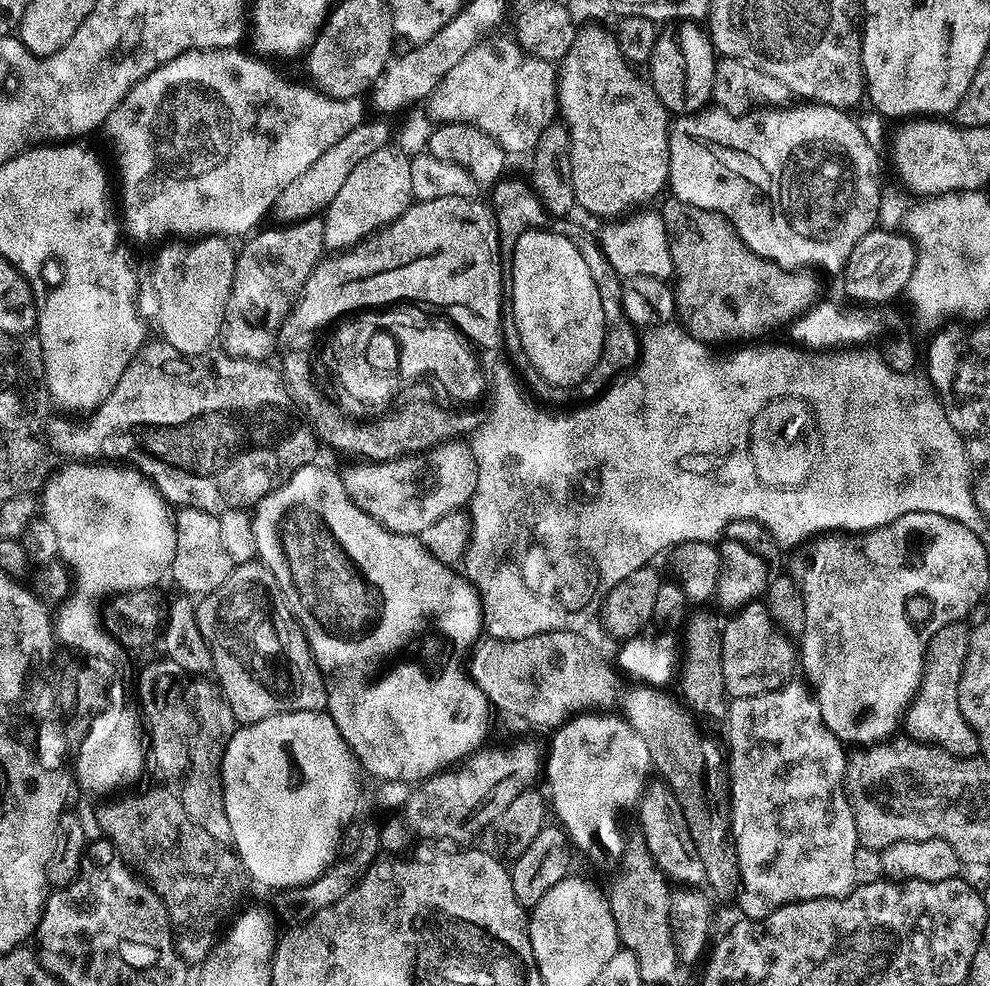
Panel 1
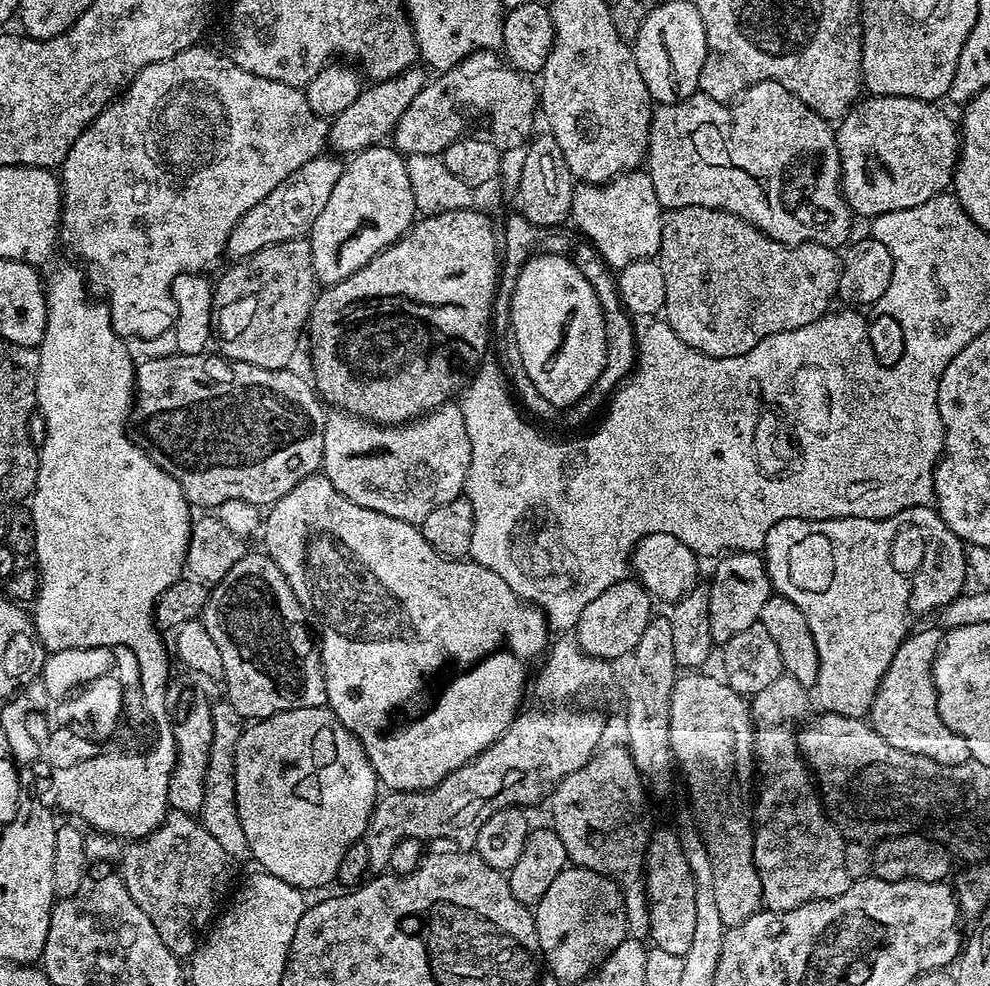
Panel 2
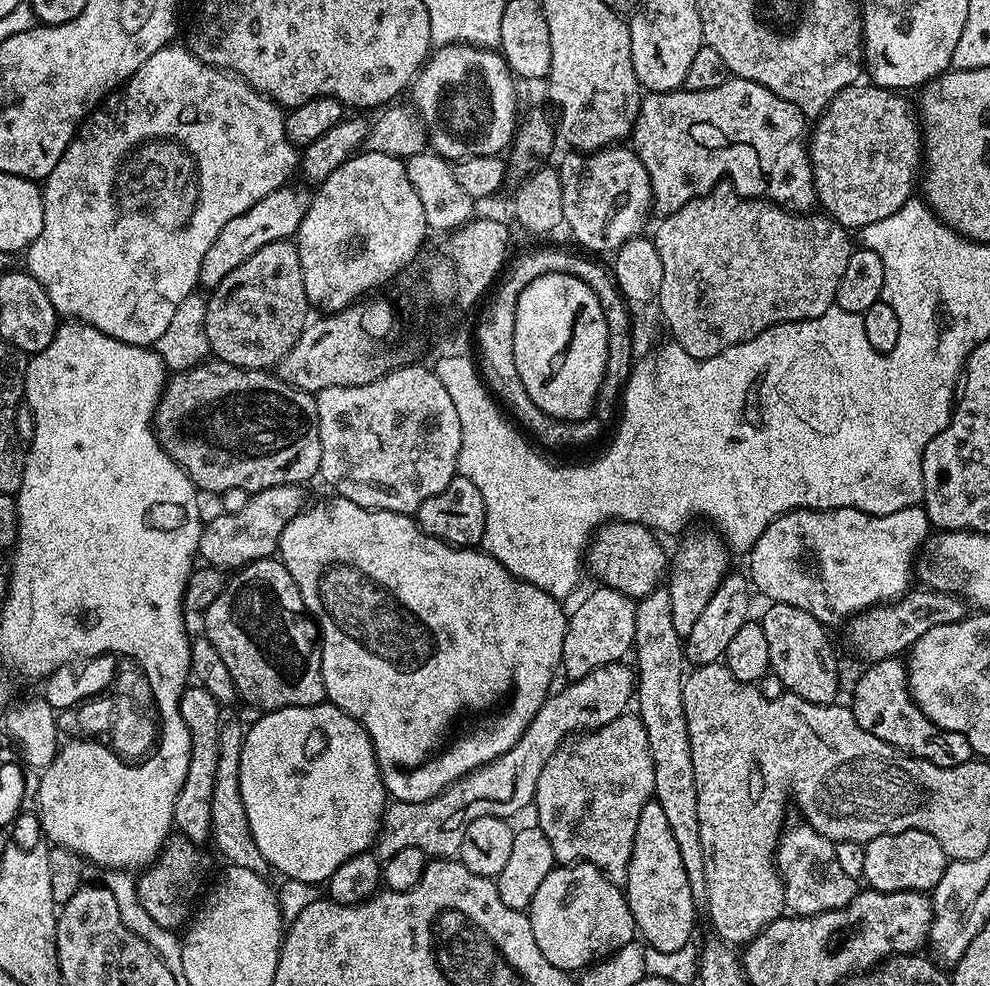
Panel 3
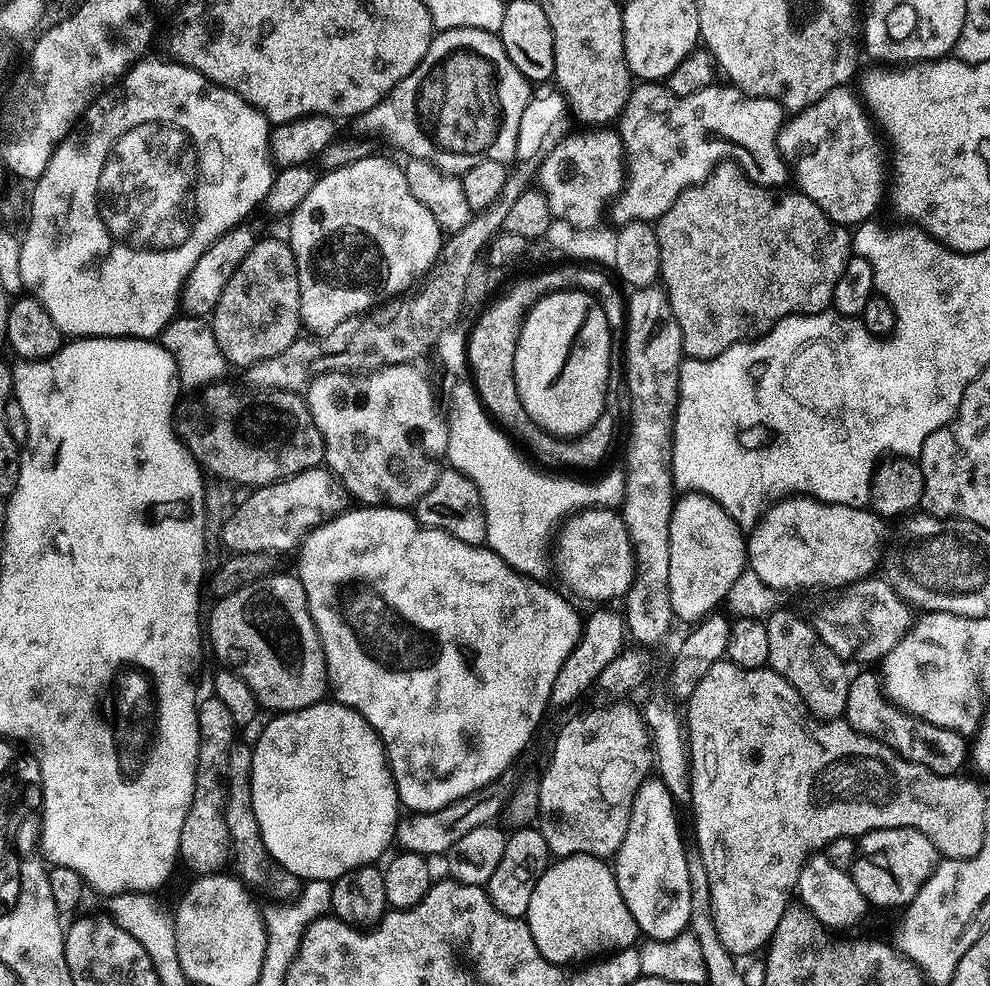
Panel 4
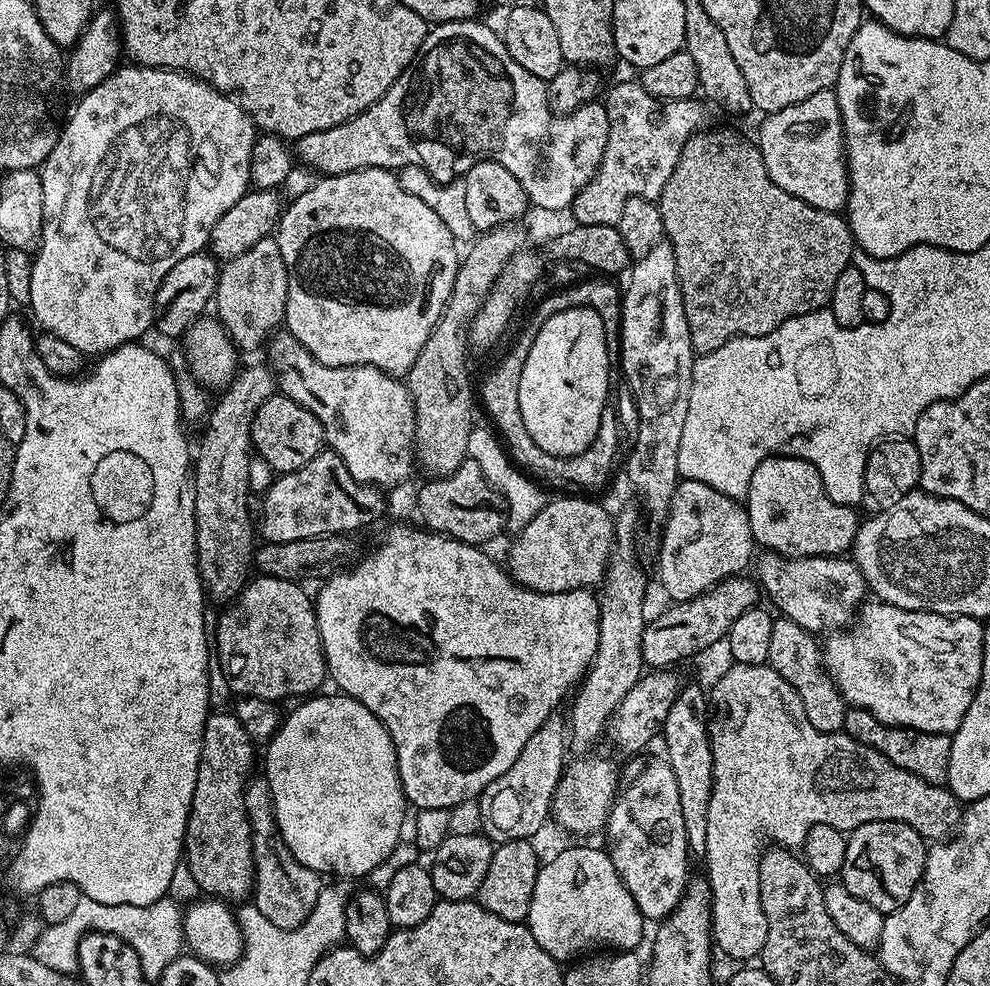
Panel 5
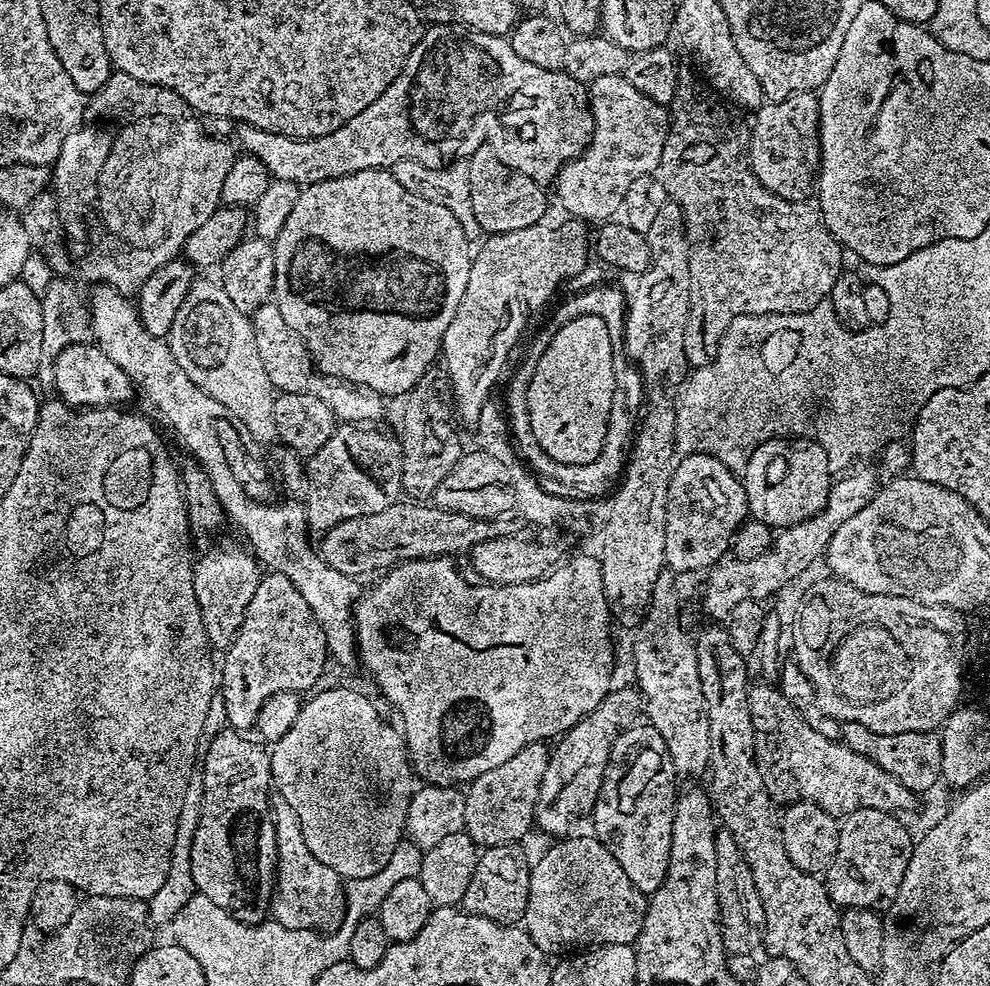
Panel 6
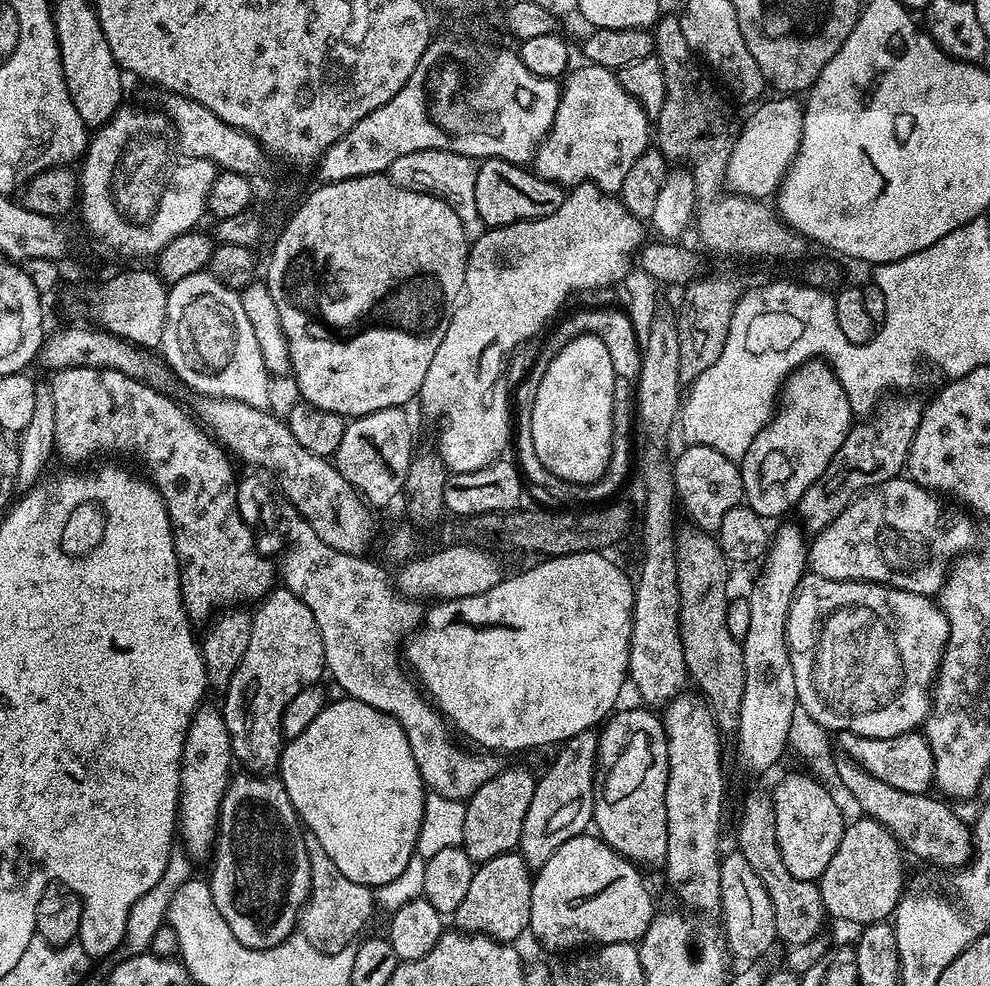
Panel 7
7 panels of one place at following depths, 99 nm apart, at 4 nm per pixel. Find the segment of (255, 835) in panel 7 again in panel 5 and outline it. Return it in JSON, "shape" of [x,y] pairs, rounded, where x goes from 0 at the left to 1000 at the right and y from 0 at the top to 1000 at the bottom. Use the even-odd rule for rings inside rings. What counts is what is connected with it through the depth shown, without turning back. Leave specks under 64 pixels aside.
{"shape":[[[208,732],[184,868],[201,904],[227,915],[245,914],[249,910],[246,908],[249,905],[252,908],[257,901],[255,836],[246,816],[246,797],[257,783],[255,759],[257,752],[248,744],[248,740],[244,740],[241,732]]]}

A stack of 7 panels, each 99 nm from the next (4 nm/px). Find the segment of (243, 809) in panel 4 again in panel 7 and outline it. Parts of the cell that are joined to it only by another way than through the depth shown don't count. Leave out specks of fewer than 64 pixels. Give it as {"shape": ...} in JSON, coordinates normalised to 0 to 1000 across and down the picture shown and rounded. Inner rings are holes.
{"shape":[[[314,846],[308,847],[307,858],[311,863],[313,903],[307,920],[303,922],[301,945],[309,951],[309,955],[313,955],[313,959],[326,966],[340,966],[353,960],[365,948],[363,945],[371,939],[376,924],[382,921],[382,914],[377,902],[362,895],[354,895],[354,890],[349,890],[349,886],[345,886],[341,878],[333,874],[321,850]]]}

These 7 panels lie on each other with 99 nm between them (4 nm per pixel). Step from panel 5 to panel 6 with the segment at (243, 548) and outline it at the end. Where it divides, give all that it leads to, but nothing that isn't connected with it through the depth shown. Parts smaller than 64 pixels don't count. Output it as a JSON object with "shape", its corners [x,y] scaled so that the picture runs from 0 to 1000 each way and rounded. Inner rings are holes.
{"shape":[[[218,556],[207,564],[199,563],[194,574],[196,606],[200,606],[204,635],[215,658],[229,659],[236,651],[248,615],[253,615],[253,606],[257,606],[257,598],[261,598],[265,587],[265,576],[258,563],[246,560],[238,556]]]}

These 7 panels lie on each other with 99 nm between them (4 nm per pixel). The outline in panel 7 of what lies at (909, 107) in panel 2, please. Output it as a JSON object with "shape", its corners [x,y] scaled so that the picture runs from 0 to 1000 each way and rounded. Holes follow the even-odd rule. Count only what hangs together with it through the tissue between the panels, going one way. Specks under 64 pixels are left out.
{"shape":[[[796,95],[784,100],[788,101],[773,100],[767,108],[761,109],[756,123],[747,126],[743,147],[731,173],[734,194],[742,195],[745,199],[756,199],[759,203],[775,204],[785,198],[788,186],[800,169],[810,144],[812,105]]]}

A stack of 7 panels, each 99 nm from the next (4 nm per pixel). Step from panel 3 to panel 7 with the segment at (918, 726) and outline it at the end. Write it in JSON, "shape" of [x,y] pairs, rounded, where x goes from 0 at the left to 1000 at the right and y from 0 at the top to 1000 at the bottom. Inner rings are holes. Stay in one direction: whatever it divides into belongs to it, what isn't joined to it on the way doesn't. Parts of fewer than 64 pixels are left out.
{"shape":[[[928,741],[907,744],[903,748],[879,748],[862,742],[846,742],[842,751],[846,759],[848,754],[847,762],[852,766],[871,777],[873,783],[883,785],[887,793],[903,797],[903,801],[911,801],[915,805],[934,805],[942,798],[943,765],[937,751]]]}

